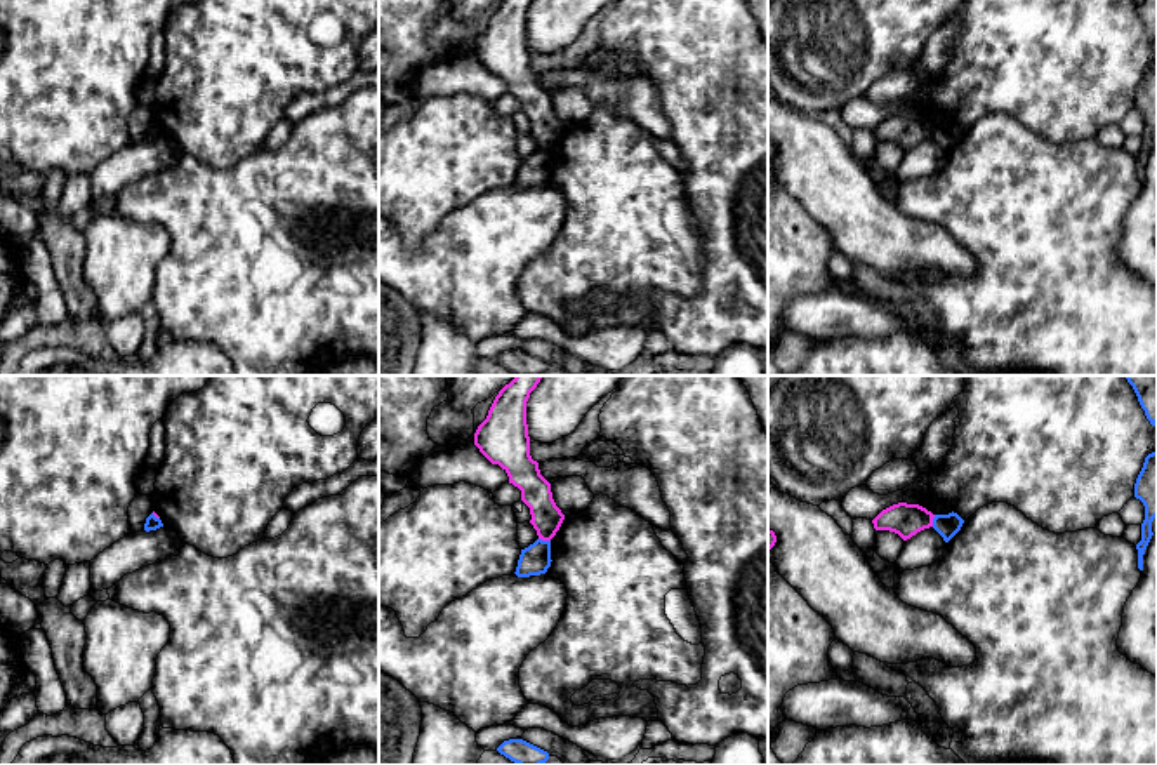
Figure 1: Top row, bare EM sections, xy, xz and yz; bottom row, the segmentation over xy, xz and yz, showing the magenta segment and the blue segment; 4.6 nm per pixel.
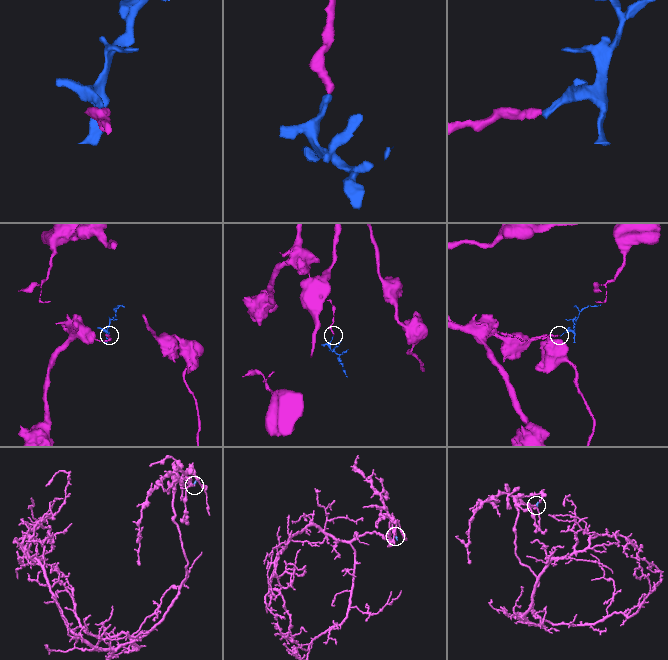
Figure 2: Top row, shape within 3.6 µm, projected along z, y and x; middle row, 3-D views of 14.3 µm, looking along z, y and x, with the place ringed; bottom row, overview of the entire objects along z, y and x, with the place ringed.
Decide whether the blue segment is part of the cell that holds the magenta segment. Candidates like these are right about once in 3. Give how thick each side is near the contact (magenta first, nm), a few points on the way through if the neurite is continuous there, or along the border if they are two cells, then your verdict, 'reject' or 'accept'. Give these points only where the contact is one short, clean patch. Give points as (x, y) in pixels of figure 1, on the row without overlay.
140 nm thick on the magenta side, 140 nm on the other; border along xz (539, 148), (549, 152); reject

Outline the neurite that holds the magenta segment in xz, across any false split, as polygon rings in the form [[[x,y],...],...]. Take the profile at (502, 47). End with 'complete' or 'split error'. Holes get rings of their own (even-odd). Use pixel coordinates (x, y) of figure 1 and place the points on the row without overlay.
[[[500,0],[486,30],[474,43],[474,56],[509,87],[521,101],[521,111],[530,118],[530,134],[539,150],[551,151],[565,125],[556,116],[551,94],[540,85],[539,73],[530,66],[526,12],[533,0]]] | complete

